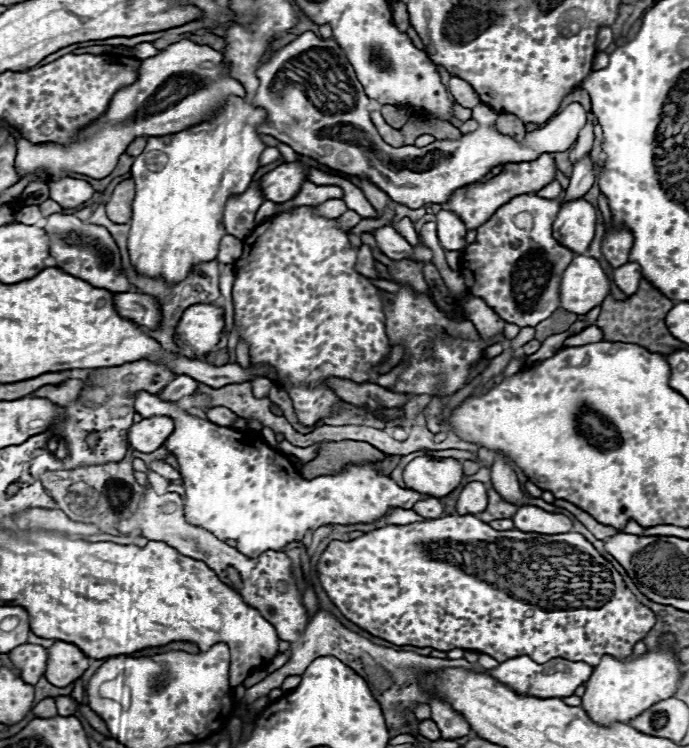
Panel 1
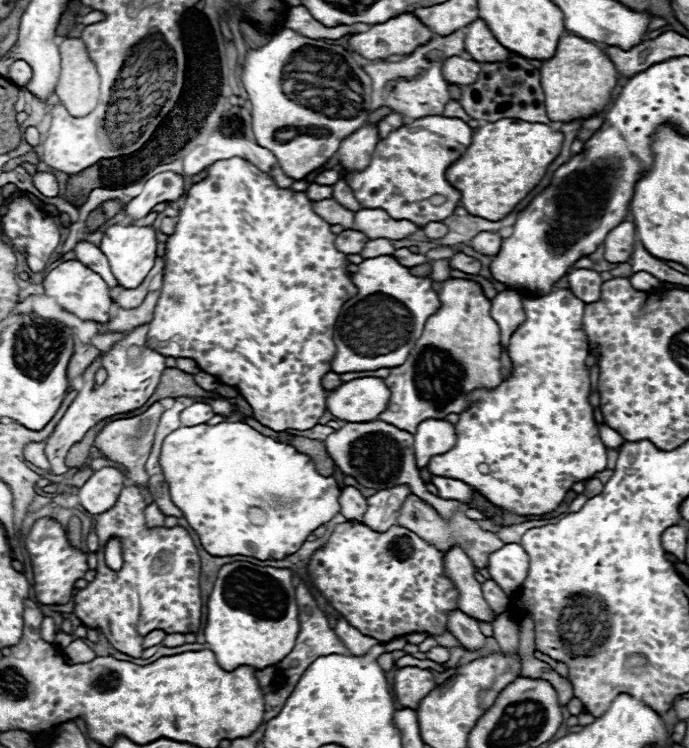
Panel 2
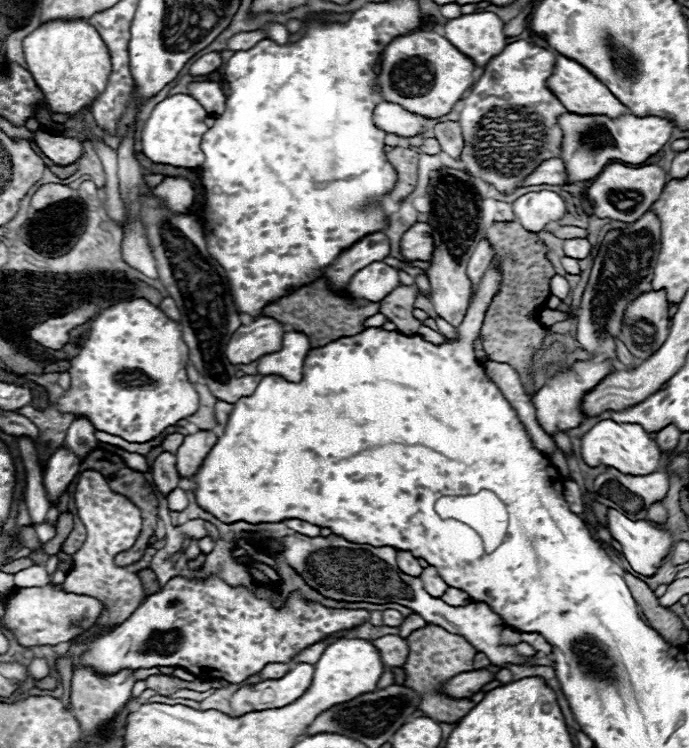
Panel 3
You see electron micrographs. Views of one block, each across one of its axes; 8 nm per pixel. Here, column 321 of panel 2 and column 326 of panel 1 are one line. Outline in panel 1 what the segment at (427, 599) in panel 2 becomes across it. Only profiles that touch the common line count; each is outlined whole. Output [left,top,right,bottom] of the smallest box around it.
[318,516,656,698]

